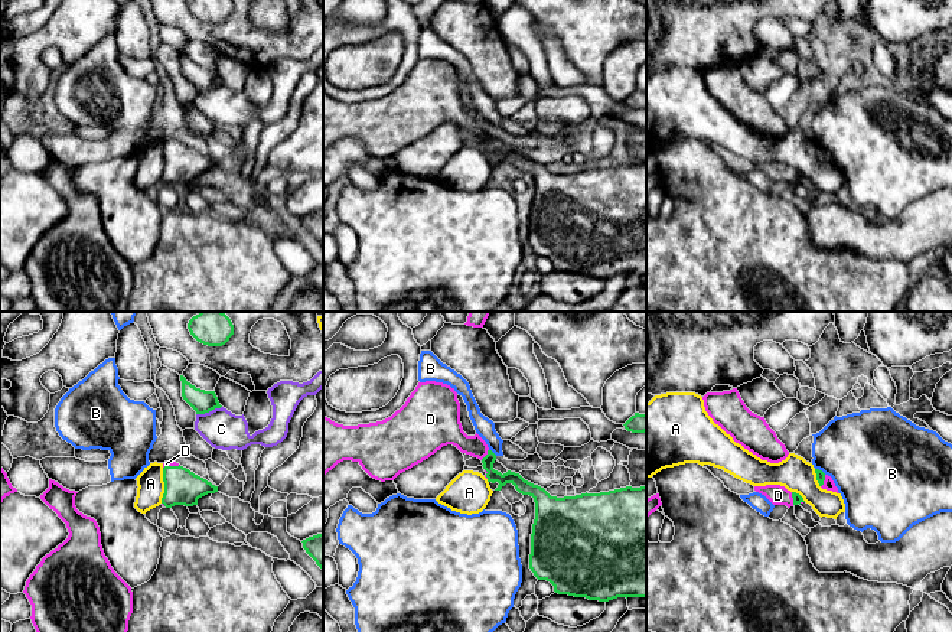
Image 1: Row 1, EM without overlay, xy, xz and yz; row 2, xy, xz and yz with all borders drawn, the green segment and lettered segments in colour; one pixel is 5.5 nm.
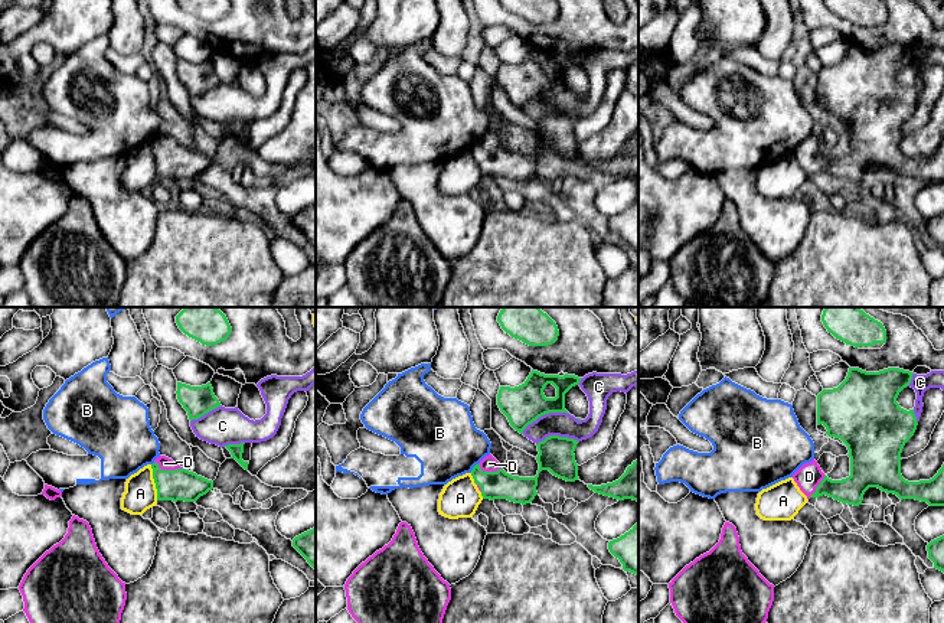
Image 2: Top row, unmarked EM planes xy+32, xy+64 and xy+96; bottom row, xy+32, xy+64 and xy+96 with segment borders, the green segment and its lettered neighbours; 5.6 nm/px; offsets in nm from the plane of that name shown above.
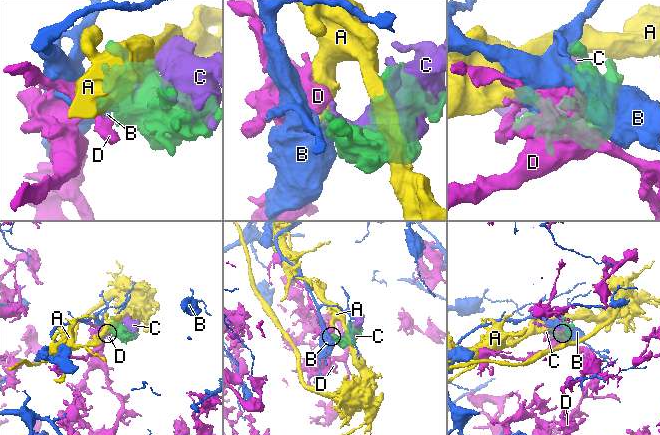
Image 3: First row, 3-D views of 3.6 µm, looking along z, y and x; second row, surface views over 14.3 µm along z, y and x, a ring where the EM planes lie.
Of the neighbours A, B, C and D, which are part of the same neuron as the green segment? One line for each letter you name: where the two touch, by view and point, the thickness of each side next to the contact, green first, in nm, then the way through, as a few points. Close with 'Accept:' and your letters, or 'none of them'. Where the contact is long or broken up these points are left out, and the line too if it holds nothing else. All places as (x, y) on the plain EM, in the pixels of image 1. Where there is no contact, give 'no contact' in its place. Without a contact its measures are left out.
D: contact xz (486, 132); calibres 70 and 150 nm; way xz (492, 152), (488, 145), (486, 132), (449, 107)
Accept: D

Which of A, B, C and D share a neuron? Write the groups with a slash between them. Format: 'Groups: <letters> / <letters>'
Groups: A / B / C / D

